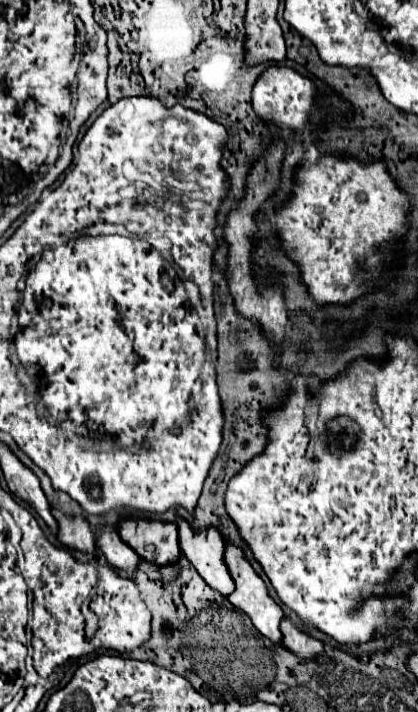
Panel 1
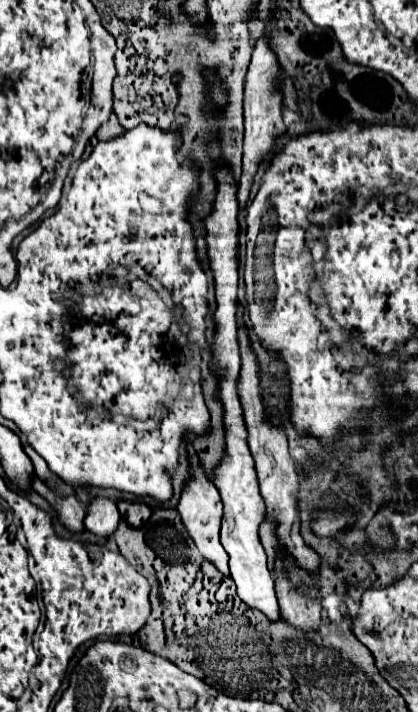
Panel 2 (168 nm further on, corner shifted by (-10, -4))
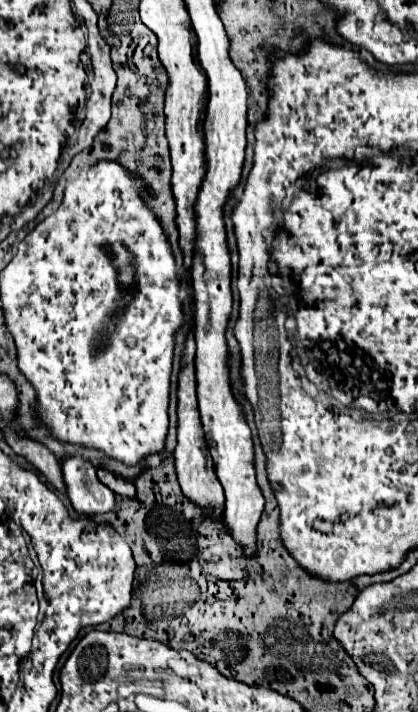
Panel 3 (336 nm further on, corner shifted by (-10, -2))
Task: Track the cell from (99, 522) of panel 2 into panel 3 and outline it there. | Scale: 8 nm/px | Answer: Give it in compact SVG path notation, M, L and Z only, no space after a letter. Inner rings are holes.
M67 456L61 462L63 482L73 508L79 514L103 514L115 506L115 494L99 482L95 466L81 456Z

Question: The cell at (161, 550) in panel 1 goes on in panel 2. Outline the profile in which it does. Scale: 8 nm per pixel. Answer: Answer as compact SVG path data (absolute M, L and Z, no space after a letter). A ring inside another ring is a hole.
M117 502L117 508L123 516L123 520L133 526L133 528L141 528L153 514L153 510L145 504L133 504L133 502Z

